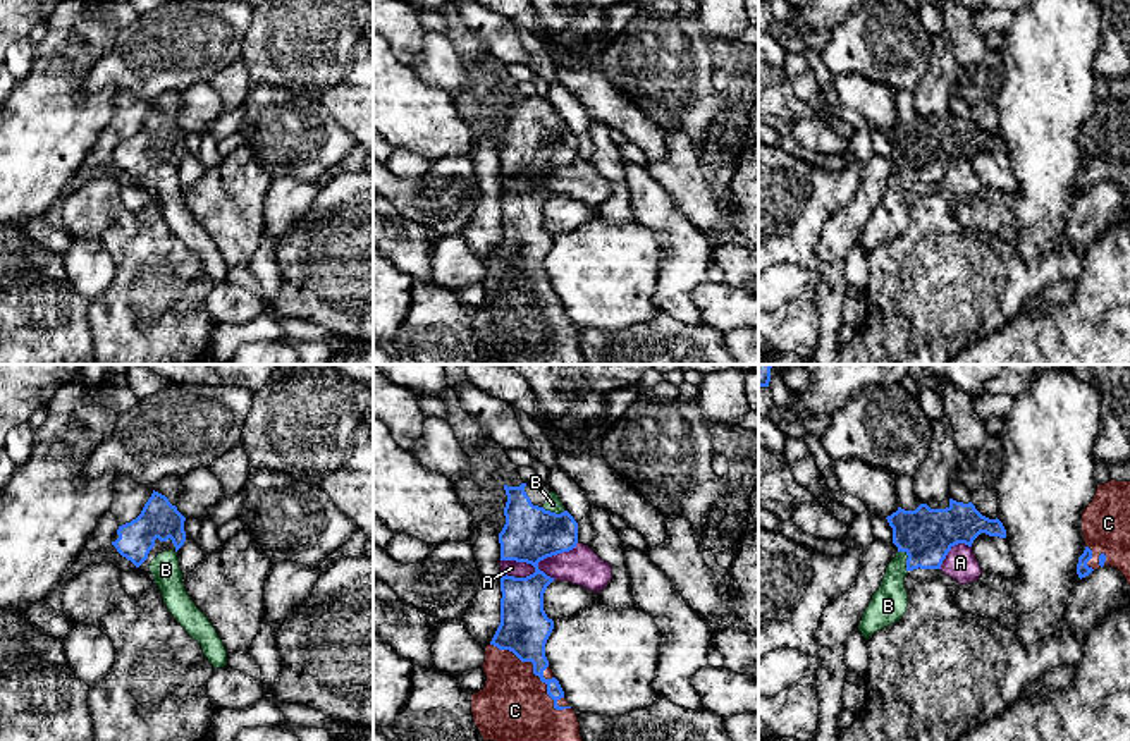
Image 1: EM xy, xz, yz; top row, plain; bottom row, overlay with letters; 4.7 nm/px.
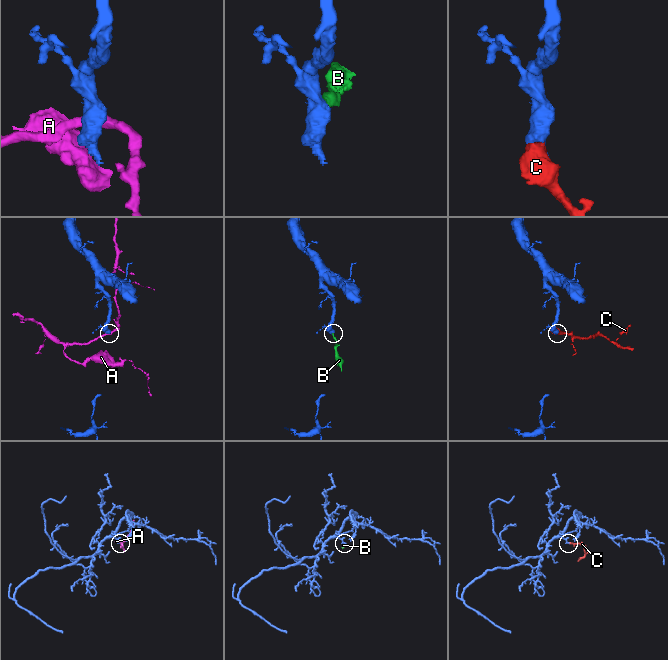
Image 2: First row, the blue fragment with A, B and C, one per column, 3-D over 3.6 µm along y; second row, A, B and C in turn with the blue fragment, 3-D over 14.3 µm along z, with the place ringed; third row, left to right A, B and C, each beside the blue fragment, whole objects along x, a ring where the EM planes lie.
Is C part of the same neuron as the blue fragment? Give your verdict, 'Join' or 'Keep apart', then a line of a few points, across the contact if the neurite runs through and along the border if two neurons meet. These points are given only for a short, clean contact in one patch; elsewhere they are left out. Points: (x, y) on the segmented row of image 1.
Join

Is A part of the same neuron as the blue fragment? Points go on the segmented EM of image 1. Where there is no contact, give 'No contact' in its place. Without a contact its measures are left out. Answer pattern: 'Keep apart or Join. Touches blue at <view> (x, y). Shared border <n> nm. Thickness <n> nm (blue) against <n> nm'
Keep apart. Touches blue at xz (539, 561). Shared border 380 nm. Thickness 260 nm (blue) against 80 nm

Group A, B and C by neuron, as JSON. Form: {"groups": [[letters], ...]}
{"groups": [["A"], ["B", "C"]]}

